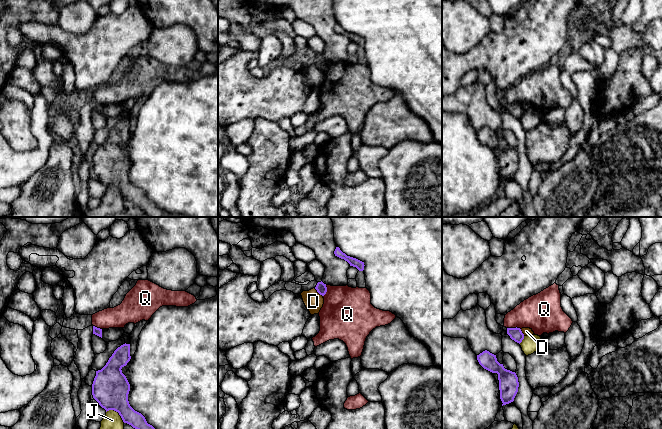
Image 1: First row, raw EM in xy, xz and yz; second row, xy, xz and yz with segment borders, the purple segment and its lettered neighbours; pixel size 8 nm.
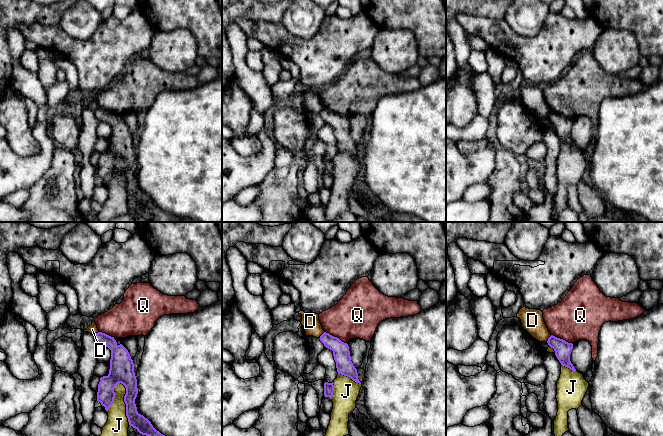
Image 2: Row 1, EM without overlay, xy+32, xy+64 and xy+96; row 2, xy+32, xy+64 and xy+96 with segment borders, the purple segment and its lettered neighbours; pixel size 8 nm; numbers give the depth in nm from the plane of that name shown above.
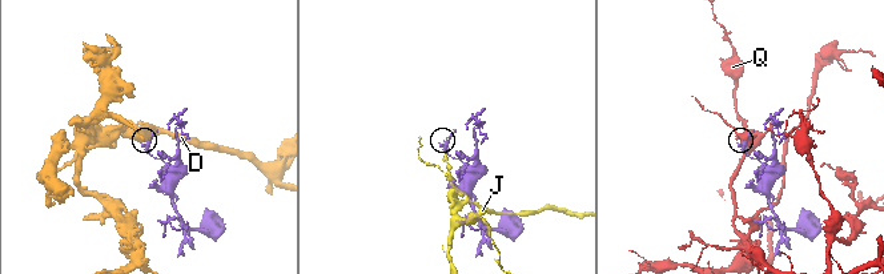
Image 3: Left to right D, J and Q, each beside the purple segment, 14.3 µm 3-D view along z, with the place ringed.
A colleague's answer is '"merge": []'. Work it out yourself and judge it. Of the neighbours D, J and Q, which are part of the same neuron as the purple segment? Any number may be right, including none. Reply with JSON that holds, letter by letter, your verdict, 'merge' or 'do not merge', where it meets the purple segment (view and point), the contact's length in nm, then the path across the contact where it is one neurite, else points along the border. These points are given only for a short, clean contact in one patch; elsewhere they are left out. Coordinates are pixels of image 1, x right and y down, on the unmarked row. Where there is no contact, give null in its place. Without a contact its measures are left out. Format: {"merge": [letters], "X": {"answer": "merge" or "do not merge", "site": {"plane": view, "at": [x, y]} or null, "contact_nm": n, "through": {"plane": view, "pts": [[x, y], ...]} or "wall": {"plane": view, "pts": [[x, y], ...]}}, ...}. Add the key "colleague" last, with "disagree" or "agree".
{"merge": [], "D": {"answer": "do not merge", "site": {"plane": "xz", "at": [318, 68]}, "contact_nm": 100, "wall": {"plane": "xz", "pts": [[314, 64], [322, 72]]}}, "J": {"answer": "do not merge", "site": {"plane": "xy", "at": [117, 187]}, "contact_nm": 180}, "Q": {"answer": "do not merge", "site": {"plane": "yz", "at": [514, 104]}, "contact_nm": 110, "wall": {"plane": "yz", "pts": [[507, 103], [518, 103], [520, 105]]}}, "colleague": "agree"}

